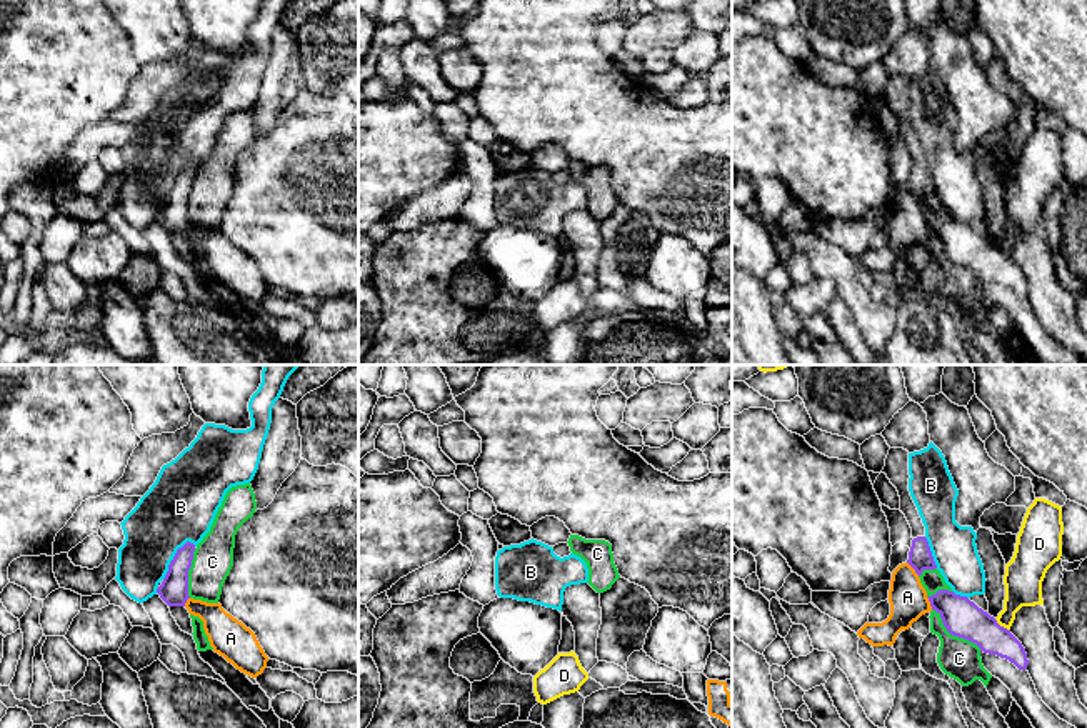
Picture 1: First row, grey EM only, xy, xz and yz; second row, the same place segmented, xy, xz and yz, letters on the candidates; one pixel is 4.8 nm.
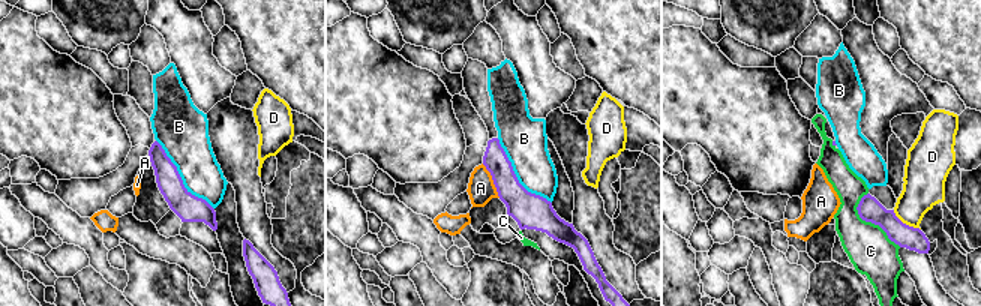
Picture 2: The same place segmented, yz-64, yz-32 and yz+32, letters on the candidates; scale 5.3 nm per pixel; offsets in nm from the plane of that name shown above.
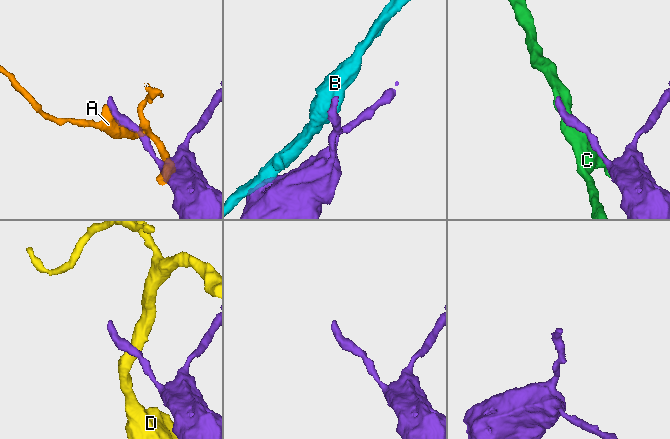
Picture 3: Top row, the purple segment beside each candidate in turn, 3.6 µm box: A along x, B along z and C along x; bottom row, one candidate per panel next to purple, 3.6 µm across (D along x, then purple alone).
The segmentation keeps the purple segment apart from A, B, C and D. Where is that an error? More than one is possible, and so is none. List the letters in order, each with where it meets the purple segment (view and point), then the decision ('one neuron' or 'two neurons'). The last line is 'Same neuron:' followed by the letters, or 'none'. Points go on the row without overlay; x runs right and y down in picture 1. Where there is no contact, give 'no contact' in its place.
A: yz (912, 194) | two neurons
B: xy (174, 184) | two neurons
C: yz (954, 262) | two neurons
D: yz (1002, 254) | two neurons
Same neuron: none

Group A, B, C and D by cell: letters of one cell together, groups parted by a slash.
A / B / C / D

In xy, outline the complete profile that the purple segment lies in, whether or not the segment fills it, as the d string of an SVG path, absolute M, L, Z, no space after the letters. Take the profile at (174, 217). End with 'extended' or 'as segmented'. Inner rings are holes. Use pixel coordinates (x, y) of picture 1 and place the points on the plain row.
M187 168L177 177L168 198L157 220L168 233L185 233L188 223L188 197L192 193L195 172Z; as segmented

